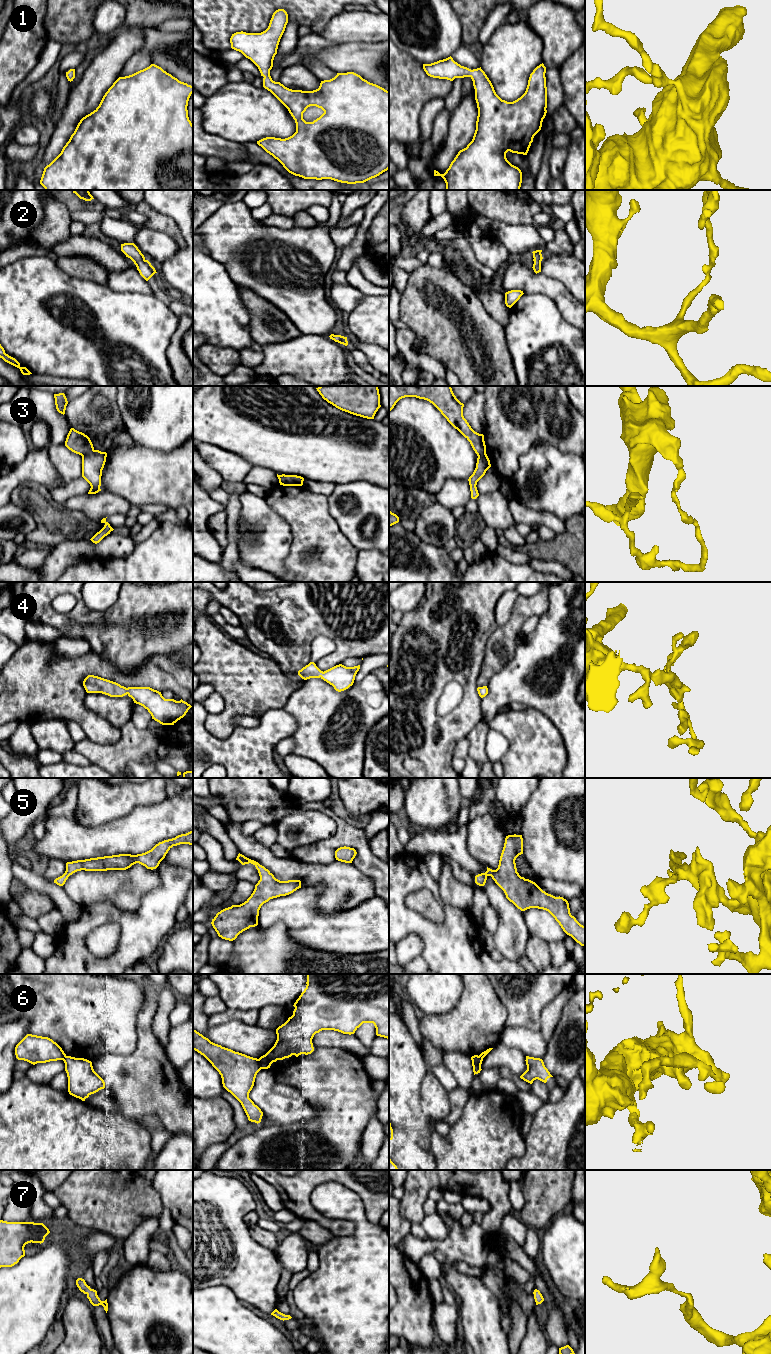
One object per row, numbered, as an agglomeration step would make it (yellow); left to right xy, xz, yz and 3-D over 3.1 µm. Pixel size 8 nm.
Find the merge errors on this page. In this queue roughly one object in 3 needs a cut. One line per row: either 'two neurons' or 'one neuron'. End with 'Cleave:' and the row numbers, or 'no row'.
1: one neuron
2: one neuron
3: two neurons
4: one neuron
5: one neuron
6: two neurons
7: one neuron
Cleave: 3, 6

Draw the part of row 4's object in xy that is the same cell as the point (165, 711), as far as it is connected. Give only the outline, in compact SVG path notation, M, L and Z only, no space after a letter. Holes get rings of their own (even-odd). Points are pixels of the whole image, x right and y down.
M88 675L83 681L83 686L87 693L102 693L110 697L128 695L134 703L147 709L152 719L162 725L174 725L192 707L182 699L180 701L165 699L161 692L150 687L126 688L116 682L94 675Z

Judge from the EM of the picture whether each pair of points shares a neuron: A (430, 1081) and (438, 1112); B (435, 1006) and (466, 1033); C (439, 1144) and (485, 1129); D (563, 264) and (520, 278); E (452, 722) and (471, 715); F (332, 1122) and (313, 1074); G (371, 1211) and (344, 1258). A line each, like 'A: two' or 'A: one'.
A: one
B: two
C: one
D: two
E: one
F: one
G: two

